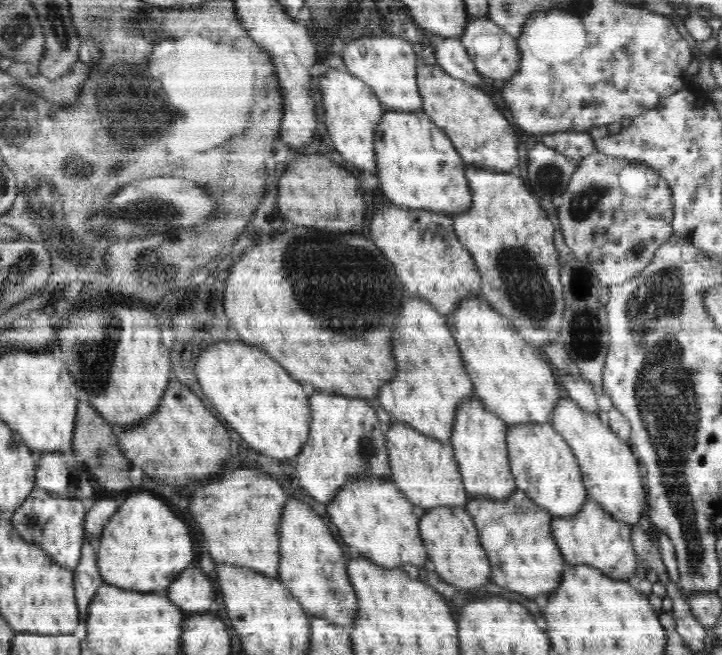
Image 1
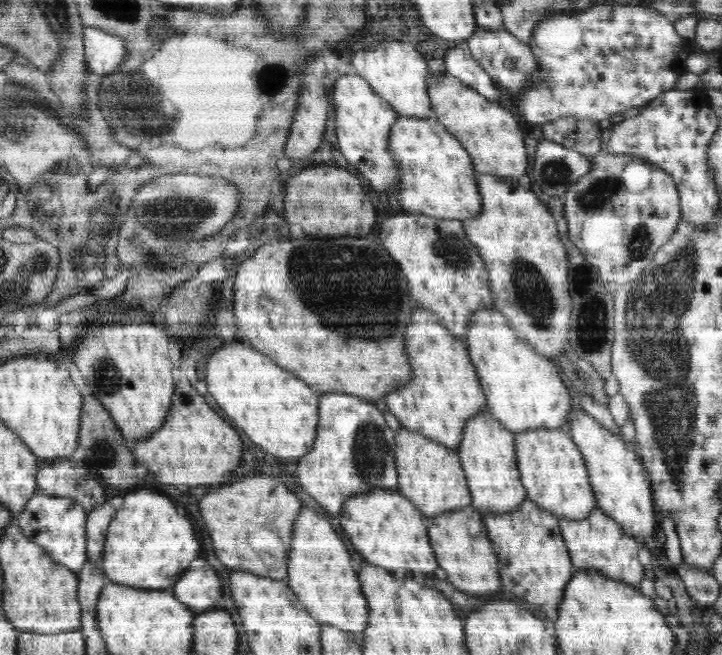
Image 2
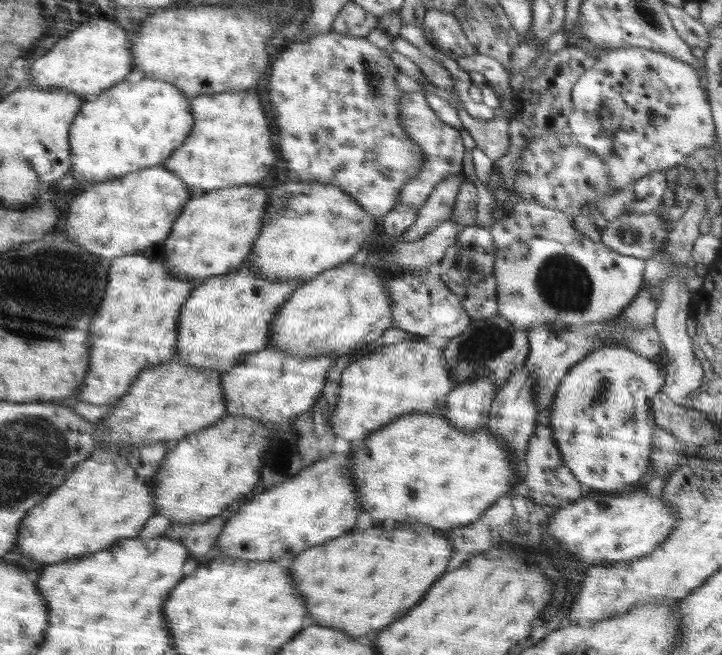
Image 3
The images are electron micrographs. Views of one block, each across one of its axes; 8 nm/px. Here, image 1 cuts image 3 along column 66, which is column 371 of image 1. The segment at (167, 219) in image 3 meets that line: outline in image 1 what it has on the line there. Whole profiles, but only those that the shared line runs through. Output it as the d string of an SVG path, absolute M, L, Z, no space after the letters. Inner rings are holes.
M390 203L372 214L368 230L372 242L376 242L376 246L384 250L384 256L396 266L396 276L408 292L406 297L428 301L446 318L448 326L451 326L460 302L482 292L481 274L470 250L460 243L455 233L453 216L429 213L428 210L401 209Z

